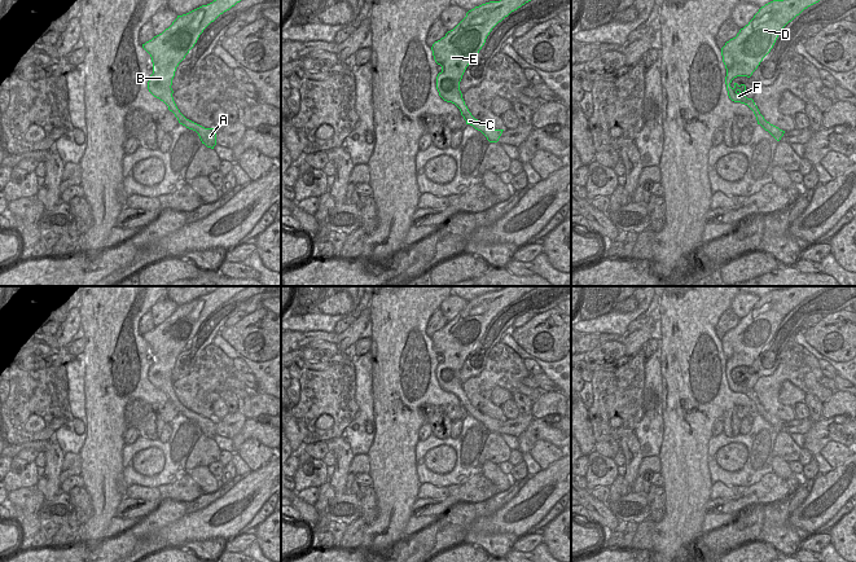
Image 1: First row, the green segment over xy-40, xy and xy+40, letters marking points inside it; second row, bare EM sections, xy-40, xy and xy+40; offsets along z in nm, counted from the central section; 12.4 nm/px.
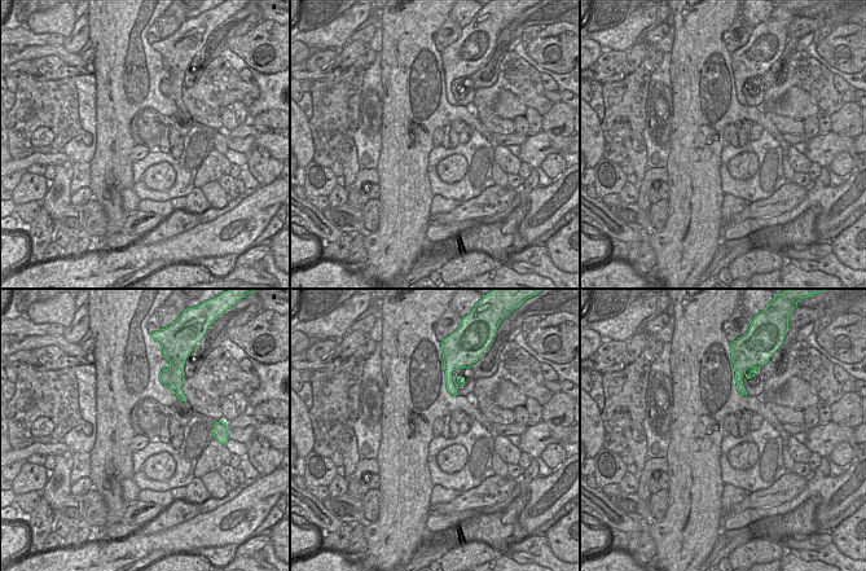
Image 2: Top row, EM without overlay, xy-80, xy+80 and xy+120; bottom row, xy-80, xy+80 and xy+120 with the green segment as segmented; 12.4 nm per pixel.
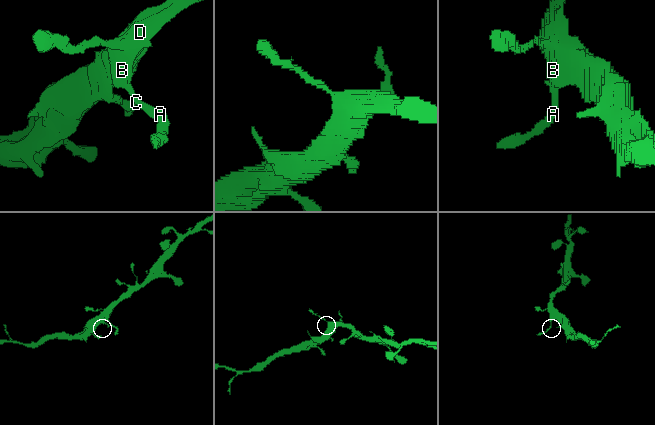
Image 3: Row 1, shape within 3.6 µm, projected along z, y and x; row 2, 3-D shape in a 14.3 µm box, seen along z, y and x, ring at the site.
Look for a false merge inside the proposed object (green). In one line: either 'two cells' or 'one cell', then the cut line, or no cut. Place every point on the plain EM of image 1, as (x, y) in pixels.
two cells; cut in xy along (466, 398), (462, 405)

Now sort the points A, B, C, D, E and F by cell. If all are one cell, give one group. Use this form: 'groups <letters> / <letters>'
groups A C / B D E F

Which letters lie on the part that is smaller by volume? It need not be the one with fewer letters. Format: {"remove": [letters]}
{"remove": ["A", "C"]}

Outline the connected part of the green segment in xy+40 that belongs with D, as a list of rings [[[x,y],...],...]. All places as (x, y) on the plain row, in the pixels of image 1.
[[[791,286],[773,290],[761,297],[736,328],[725,333],[721,346],[726,359],[726,381],[732,391],[747,395],[756,404],[754,390],[745,386],[746,376],[734,373],[732,378],[732,370],[737,366],[750,368],[773,338],[782,319],[804,299],[825,287],[828,286]]]

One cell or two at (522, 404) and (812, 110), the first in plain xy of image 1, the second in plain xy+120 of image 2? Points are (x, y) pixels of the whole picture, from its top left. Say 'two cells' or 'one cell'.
two cells

